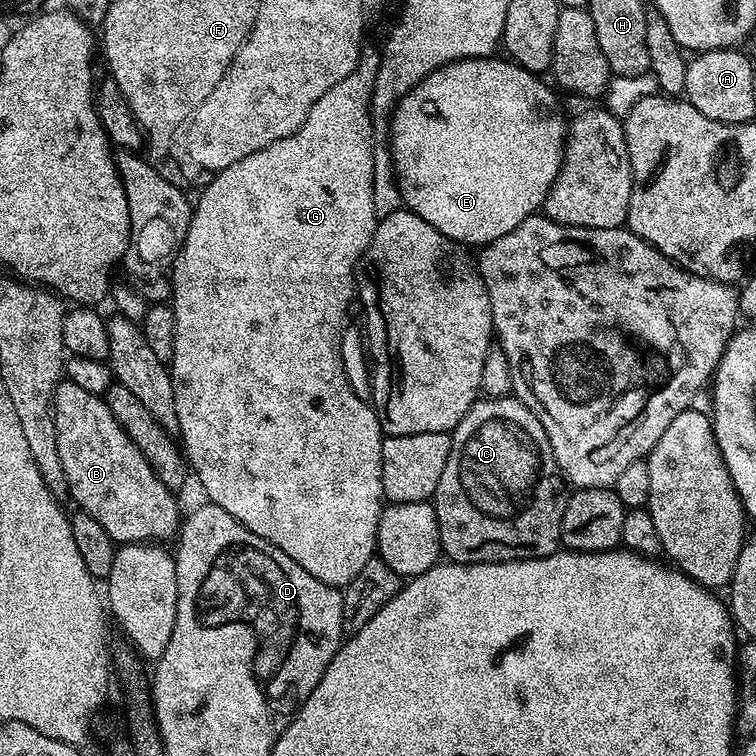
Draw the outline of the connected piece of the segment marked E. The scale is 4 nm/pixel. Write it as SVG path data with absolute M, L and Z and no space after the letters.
M495 55L474 58L473 60L455 60L438 70L434 70L418 86L414 86L401 98L392 114L390 121L390 151L392 154L392 167L396 169L400 181L400 193L404 199L404 207L409 212L418 214L418 218L426 218L434 230L446 234L446 238L457 240L465 246L483 246L494 242L494 238L502 238L502 234L510 234L526 218L537 215L544 207L544 200L550 194L554 182L560 173L564 161L564 141L568 139L569 121L564 120L564 112L556 101L556 96L543 84L541 77L535 72L526 70L520 64L512 63L511 59L496 60Z

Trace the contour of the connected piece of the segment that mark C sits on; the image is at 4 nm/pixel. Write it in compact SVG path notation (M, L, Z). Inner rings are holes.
M512 394L477 398L470 406L468 413L462 418L462 422L458 422L458 426L452 429L450 435L452 437L450 454L446 458L445 468L442 469L442 478L438 478L436 493L433 494L430 501L438 518L441 553L453 564L505 564L507 560L542 558L558 551L561 547L562 514L566 510L570 492L566 487L564 477L560 475L560 468L556 465L554 454L550 450L550 438L546 438L546 430L542 430L542 422L538 422L538 418L534 418L532 411Z

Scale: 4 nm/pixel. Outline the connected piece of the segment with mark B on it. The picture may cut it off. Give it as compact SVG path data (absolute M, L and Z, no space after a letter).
M61 382L52 396L52 417L68 494L83 515L94 518L117 545L168 542L164 540L177 535L182 511L172 497L173 489L160 481L142 450L118 426L104 396L86 394L78 386Z

